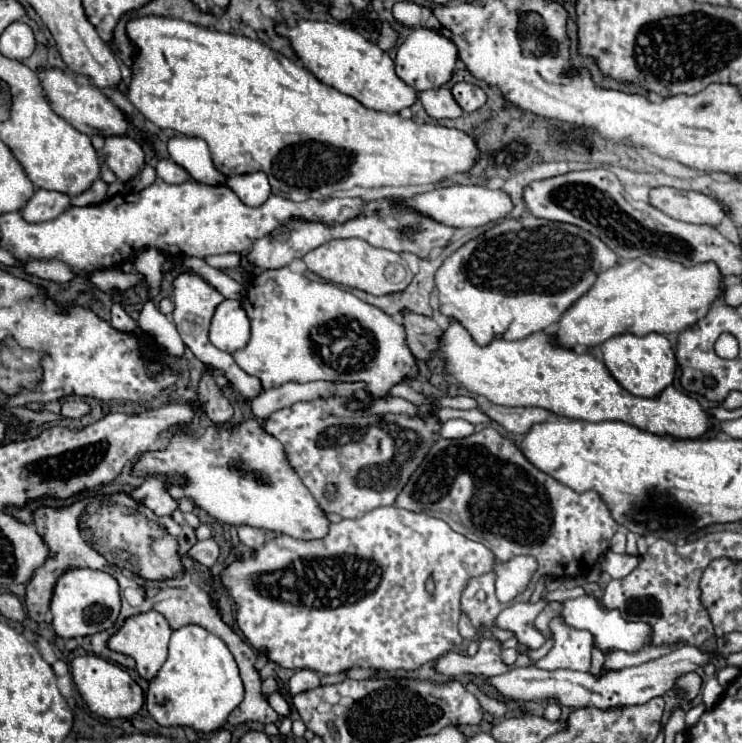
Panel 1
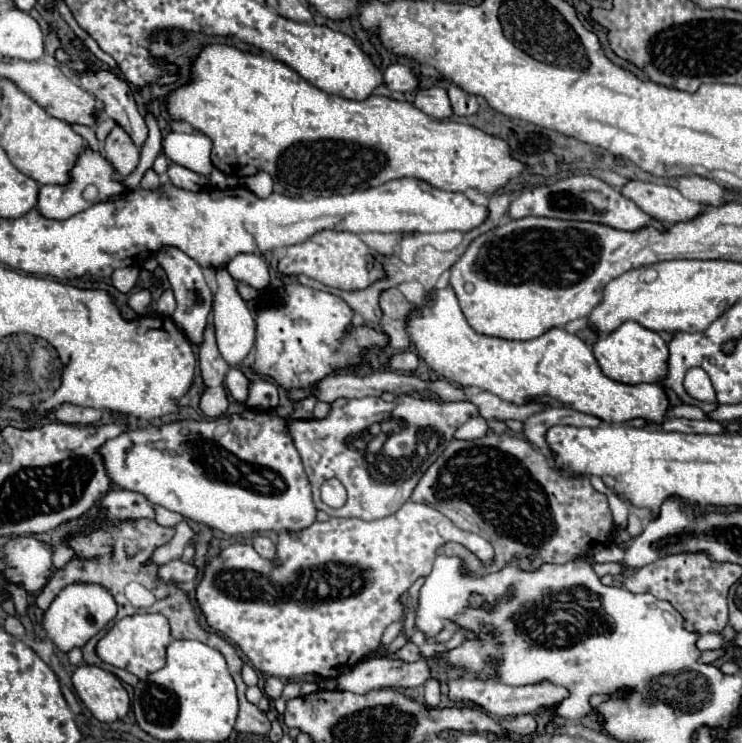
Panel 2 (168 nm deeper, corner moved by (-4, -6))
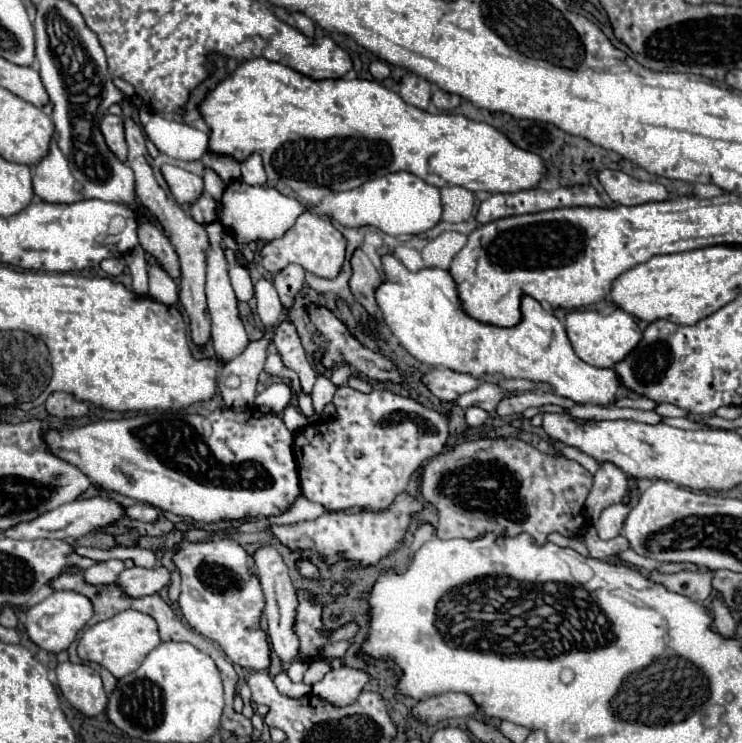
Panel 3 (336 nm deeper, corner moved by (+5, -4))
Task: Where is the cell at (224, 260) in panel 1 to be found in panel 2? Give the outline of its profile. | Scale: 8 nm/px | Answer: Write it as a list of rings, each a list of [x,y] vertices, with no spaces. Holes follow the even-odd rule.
[[[239,253],[227,263],[227,271],[235,279],[243,279],[255,289],[263,289],[269,285],[269,269],[263,257],[253,253]]]

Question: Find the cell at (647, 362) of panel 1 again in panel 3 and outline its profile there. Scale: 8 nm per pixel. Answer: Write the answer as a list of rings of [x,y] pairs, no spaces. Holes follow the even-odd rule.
[[[614,309],[610,315],[600,315],[596,311],[572,311],[566,315],[566,331],[576,355],[588,365],[600,369],[614,367],[642,341],[642,331],[636,321],[620,309]]]

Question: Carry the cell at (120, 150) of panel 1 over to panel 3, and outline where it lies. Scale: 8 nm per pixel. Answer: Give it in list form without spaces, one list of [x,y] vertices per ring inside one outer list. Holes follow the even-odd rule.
[[[106,115],[100,123],[100,129],[102,129],[102,135],[106,139],[106,145],[108,149],[124,163],[126,161],[126,155],[128,155],[128,147],[126,147],[126,141],[124,141],[124,125],[122,125],[122,117],[116,117],[116,115]]]

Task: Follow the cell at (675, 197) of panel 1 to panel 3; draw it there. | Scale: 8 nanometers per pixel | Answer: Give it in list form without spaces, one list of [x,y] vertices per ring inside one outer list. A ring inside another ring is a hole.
[[[606,169],[606,171],[598,173],[598,179],[614,205],[632,207],[632,205],[656,203],[656,201],[670,199],[670,193],[664,185],[652,183],[652,181],[638,181],[638,179],[634,179],[626,173],[620,173],[620,171]]]

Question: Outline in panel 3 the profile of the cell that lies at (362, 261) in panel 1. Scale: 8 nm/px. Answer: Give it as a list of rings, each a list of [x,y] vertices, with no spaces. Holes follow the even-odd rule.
[[[304,213],[298,217],[296,225],[292,229],[288,229],[288,233],[282,239],[270,241],[268,245],[262,247],[260,263],[270,273],[278,273],[286,265],[296,263],[304,271],[308,271],[316,277],[334,279],[342,271],[344,259],[346,259],[346,237],[330,223],[330,219],[316,217],[314,213]]]

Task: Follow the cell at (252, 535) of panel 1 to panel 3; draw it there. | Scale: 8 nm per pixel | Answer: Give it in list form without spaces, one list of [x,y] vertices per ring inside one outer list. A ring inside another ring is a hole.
[[[262,545],[256,549],[254,553],[254,561],[258,567],[258,577],[266,595],[266,619],[268,619],[268,633],[270,633],[270,641],[272,641],[272,649],[274,653],[282,659],[284,669],[290,667],[292,659],[296,657],[296,649],[298,649],[298,641],[296,635],[292,633],[292,625],[294,625],[294,611],[296,611],[296,595],[294,595],[294,587],[290,581],[290,573],[288,567],[282,559],[282,555],[272,547],[272,545]]]

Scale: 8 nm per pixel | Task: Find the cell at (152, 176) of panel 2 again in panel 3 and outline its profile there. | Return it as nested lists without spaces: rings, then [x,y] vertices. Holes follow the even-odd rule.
[[[124,119],[124,129],[126,129],[126,143],[128,143],[128,167],[134,171],[136,175],[136,197],[138,201],[156,215],[160,227],[164,229],[164,233],[168,235],[168,239],[172,241],[172,245],[178,251],[180,257],[180,269],[182,269],[182,277],[178,281],[180,285],[180,305],[184,307],[184,311],[190,317],[190,335],[192,335],[192,343],[198,349],[204,349],[208,339],[210,339],[210,317],[208,317],[208,307],[206,307],[206,297],[204,297],[204,283],[206,283],[206,247],[208,247],[208,235],[206,229],[202,225],[198,225],[188,211],[172,197],[160,169],[154,165],[154,159],[148,155],[146,151],[146,137],[142,133],[142,129],[138,127],[136,121],[132,119]]]

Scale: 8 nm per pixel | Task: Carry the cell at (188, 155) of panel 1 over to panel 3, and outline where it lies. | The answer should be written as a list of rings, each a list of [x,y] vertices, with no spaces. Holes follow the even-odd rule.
[[[140,109],[140,123],[148,139],[158,147],[160,153],[178,161],[200,161],[208,151],[208,135],[188,127],[186,123],[172,121],[166,115]]]

